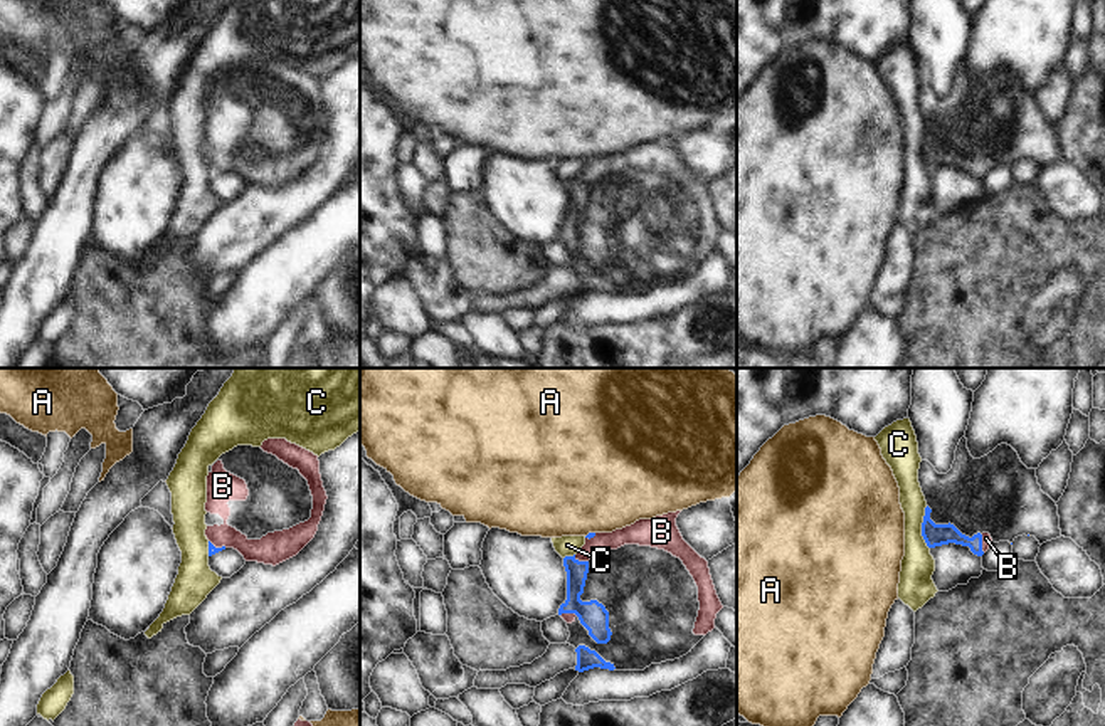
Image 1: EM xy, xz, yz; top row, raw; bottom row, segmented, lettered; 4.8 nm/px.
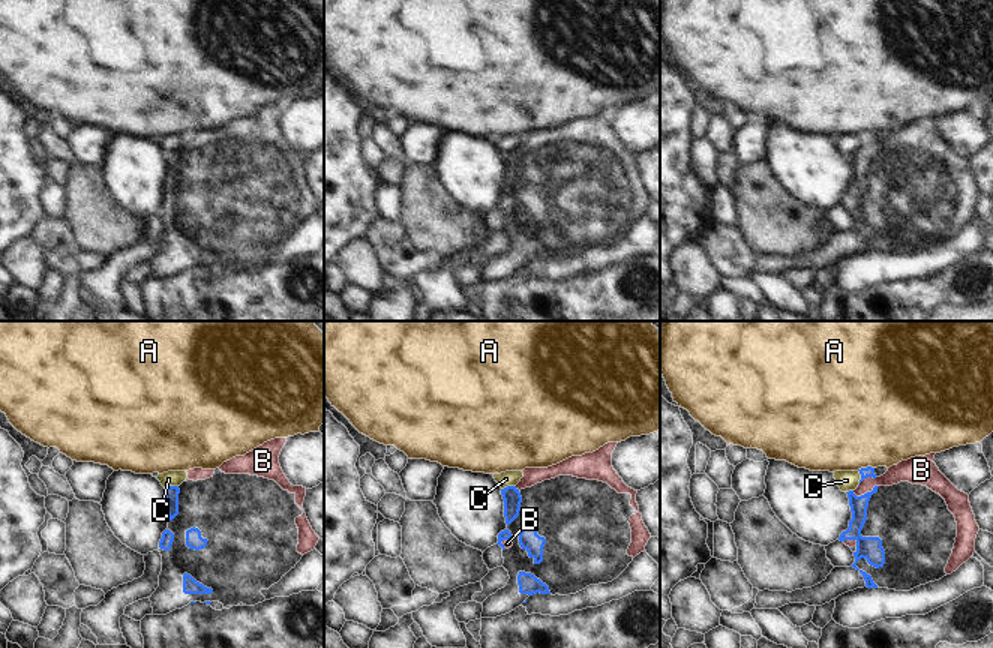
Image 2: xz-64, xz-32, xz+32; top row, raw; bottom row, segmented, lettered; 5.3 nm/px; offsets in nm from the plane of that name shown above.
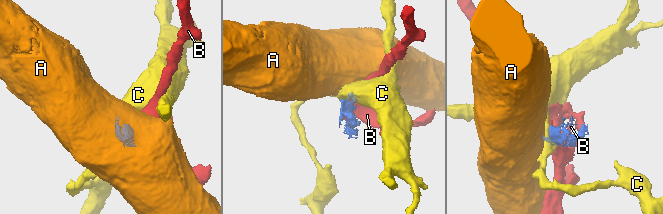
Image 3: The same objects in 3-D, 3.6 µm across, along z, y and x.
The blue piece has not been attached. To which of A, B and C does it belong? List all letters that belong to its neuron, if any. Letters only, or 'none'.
B

